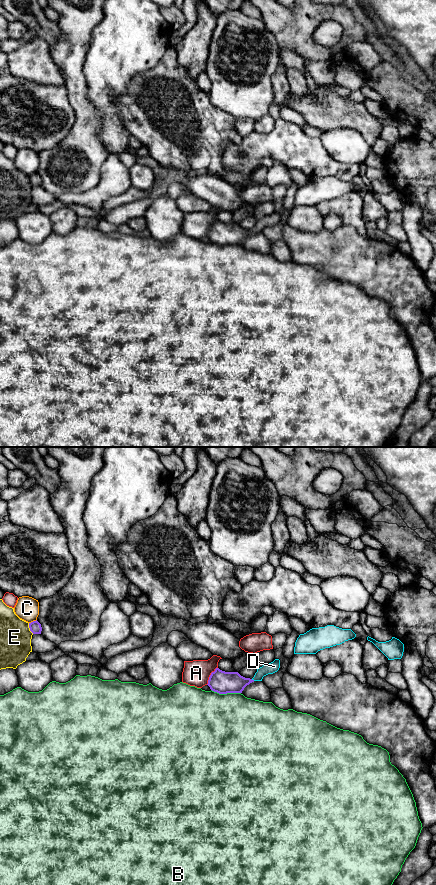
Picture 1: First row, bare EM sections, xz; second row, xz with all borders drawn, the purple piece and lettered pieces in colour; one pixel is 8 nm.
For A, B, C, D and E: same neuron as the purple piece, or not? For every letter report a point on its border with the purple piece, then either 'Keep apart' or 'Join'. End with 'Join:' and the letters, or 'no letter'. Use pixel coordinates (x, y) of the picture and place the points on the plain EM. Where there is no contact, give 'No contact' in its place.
A: Touches purple at xz (210, 228). Keep apart
B: Touches purple at xz (226, 245). Keep apart
C: Touches purple at xz (33, 173). Keep apart
D: Touches purple at xz (253, 232). Join
E: Touches purple at xz (29, 179). Keep apart
Join: D

